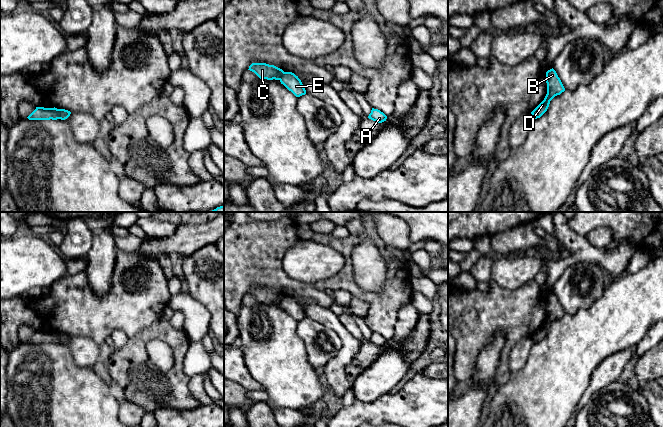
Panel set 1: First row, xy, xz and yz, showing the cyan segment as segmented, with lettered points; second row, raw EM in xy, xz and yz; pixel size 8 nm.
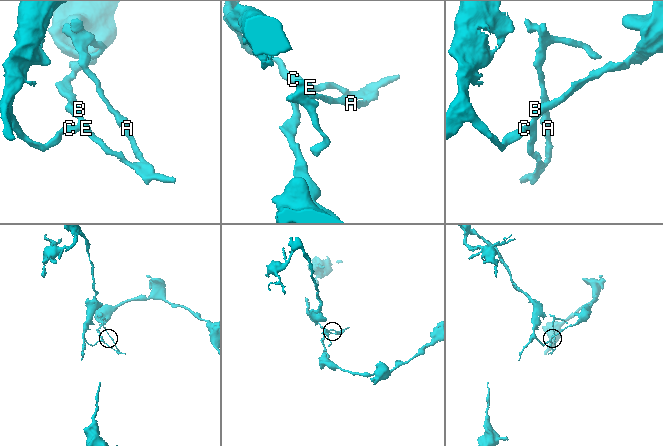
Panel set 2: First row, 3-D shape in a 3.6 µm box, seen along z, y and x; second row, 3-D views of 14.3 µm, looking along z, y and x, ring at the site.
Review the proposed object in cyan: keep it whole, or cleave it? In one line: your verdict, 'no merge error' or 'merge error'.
merge error

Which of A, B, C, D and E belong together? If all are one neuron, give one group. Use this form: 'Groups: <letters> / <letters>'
Groups: A B D E / C

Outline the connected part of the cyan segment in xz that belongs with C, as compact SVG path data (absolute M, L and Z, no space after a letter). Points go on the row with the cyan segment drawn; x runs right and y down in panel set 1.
M252 63L248 70L254 72L260 79L267 80L280 80L284 73L282 69L266 63Z

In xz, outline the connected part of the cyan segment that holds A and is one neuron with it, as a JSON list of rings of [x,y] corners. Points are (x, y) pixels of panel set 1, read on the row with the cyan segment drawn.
[[[372,108],[371,113],[369,114],[368,118],[378,123],[382,123],[386,121],[387,116],[380,110]]]

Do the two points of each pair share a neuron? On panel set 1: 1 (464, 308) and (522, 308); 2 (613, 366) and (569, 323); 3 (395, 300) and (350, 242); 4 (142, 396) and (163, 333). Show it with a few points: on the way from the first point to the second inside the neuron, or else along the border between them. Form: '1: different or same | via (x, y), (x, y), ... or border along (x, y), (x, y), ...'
1: same | via (478, 308), (508, 308)
2: different | border along (627, 349), (607, 356), (593, 371), (591, 377)
3: same | via (374, 299), (361, 294), (347, 280), (347, 263)
4: same | via (134, 376), (134, 345), (143, 336)

